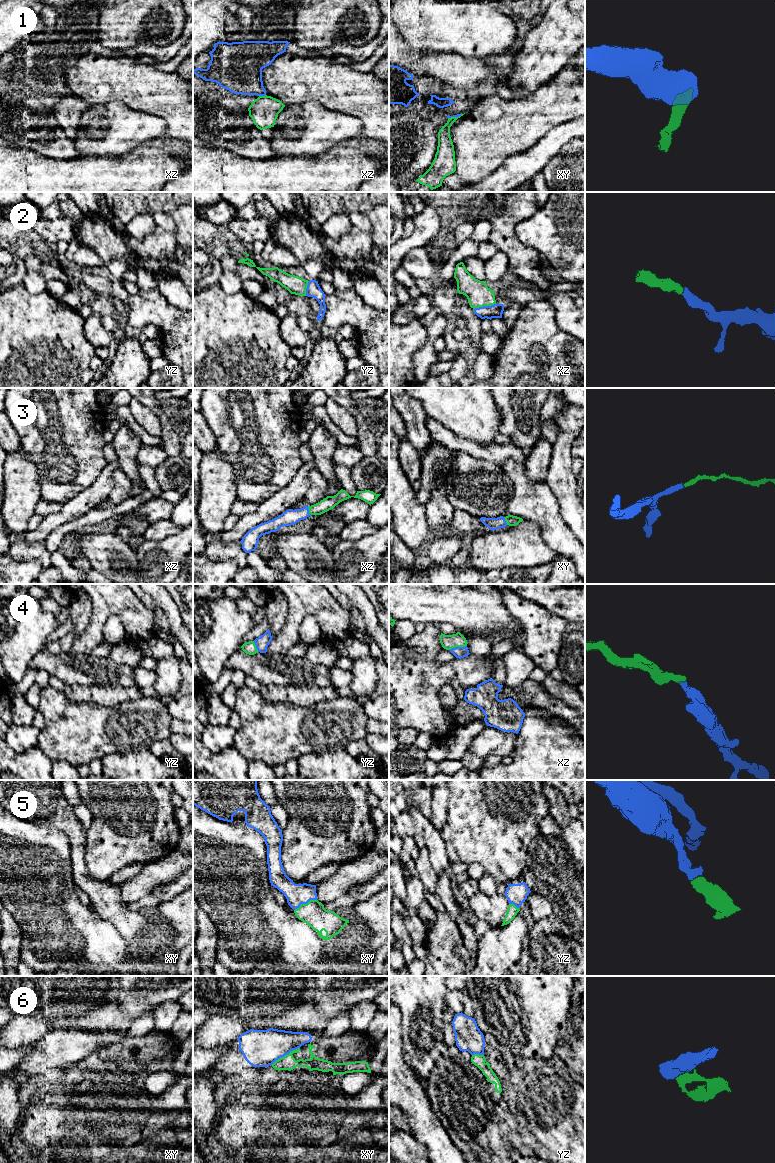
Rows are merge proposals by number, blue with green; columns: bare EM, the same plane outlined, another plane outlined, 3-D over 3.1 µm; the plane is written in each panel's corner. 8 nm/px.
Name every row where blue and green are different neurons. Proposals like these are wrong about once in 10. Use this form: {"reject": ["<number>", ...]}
{"reject": ["1", "6"]}

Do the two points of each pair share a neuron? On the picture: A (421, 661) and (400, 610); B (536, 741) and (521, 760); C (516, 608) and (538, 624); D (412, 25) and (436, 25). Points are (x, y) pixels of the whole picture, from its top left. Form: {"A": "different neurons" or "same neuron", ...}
{"A": "different neurons", "B": "same neuron", "C": "same neuron", "D": "same neuron"}

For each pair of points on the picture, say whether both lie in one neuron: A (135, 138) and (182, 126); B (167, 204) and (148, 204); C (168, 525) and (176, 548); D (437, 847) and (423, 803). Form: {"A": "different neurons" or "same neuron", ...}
{"A": "different neurons", "B": "same neuron", "C": "different neurons", "D": "different neurons"}

